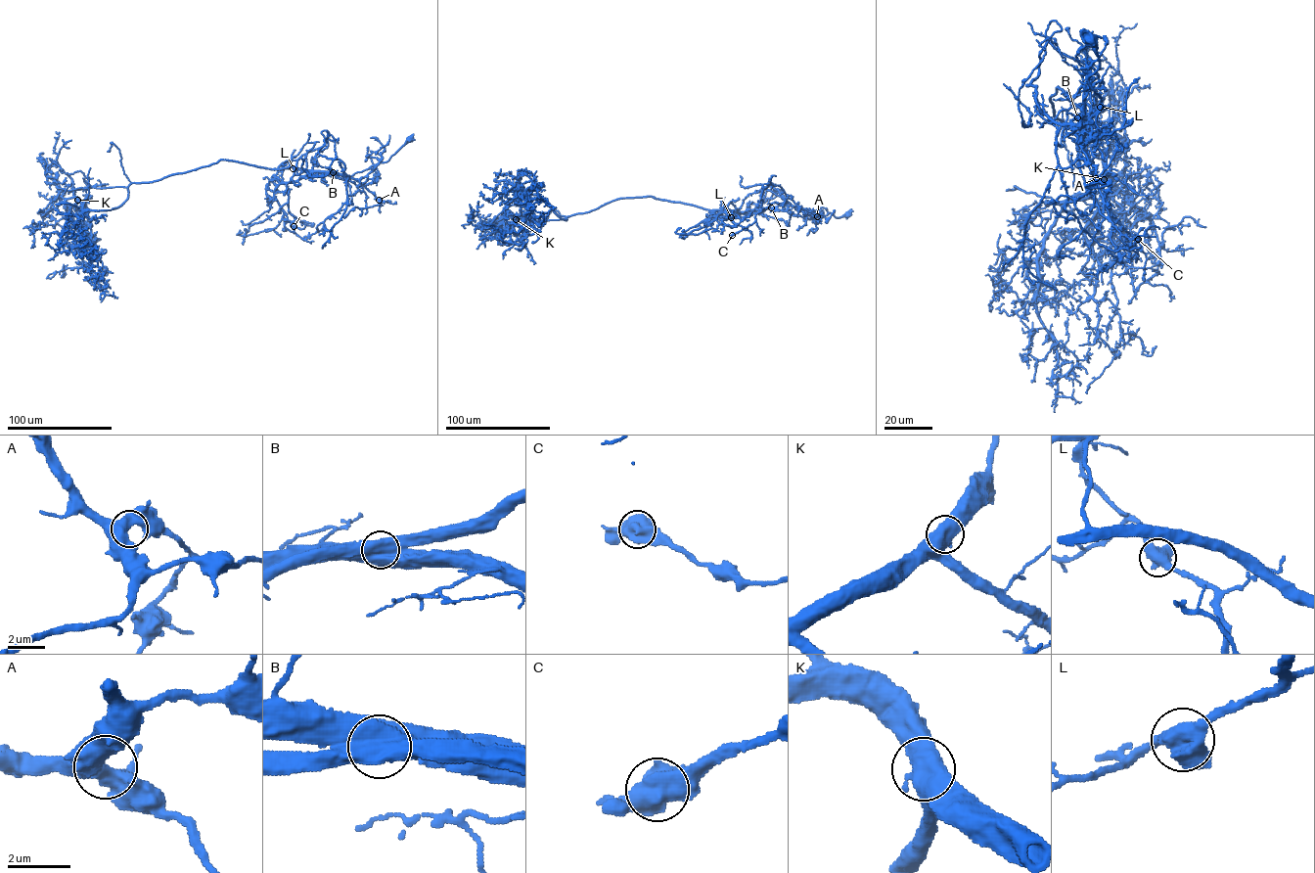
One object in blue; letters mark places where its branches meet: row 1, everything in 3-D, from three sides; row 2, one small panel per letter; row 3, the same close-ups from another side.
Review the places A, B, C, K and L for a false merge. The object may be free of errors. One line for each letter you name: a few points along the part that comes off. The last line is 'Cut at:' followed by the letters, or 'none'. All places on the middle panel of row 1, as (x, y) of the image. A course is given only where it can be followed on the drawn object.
B: (771, 208), (786, 209), (787, 202), (769, 186), (756, 191), (764, 198), (749, 214), (729, 203), (681, 237)
Cut at: B

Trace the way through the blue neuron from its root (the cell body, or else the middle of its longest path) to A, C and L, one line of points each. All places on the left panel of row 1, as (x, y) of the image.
A: (410, 138), (387, 160), (349, 176), (362, 183), (379, 200)
C: (410, 138), (350, 176), (291, 160), (301, 156), (286, 184), (289, 211), (305, 225), (294, 226)
L: (410, 138), (387, 160), (350, 176), (330, 171), (312, 171), (302, 176), (293, 168)

